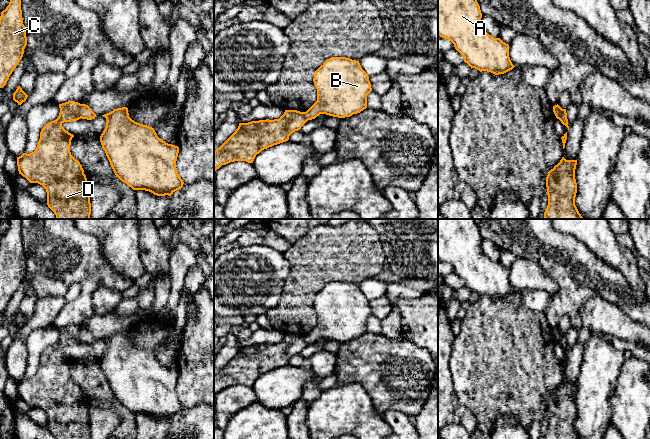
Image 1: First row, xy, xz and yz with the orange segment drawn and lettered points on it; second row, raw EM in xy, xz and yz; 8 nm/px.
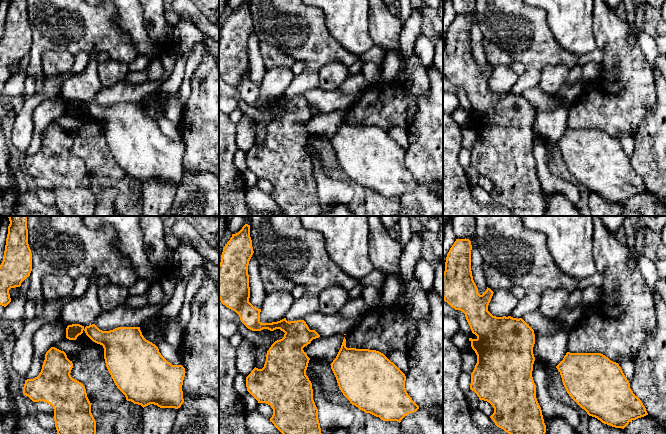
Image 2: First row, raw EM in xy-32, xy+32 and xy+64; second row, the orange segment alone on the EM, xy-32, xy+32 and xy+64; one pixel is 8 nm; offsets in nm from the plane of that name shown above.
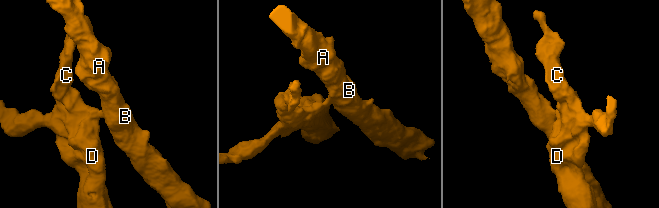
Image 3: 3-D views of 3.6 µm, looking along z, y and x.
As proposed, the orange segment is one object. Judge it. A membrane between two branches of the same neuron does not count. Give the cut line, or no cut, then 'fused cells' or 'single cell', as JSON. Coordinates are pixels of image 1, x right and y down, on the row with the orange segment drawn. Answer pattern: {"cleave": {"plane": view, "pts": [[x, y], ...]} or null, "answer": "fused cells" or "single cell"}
{"cleave": {"plane": "xy", "pts": [[81, 104], [79, 110], [80, 117]]}, "answer": "fused cells"}

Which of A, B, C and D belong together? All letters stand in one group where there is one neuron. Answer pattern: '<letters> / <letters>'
A B / C D

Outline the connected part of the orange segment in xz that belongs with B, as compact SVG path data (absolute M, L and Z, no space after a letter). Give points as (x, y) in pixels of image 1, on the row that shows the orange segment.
M331 57L315 72L317 101L304 112L307 120L320 114L345 118L367 108L367 95L372 91L368 74L359 61Z

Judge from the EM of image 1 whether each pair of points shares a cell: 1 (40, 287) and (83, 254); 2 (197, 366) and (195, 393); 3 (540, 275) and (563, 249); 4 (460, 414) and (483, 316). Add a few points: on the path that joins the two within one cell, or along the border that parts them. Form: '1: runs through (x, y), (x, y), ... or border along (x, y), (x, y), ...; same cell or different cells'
1: border along (31, 280), (36, 273), (42, 273), (69, 285); different cells
2: runs through (197, 373), (197, 384), (195, 386); same cell
3: border along (524, 258), (542, 266), (558, 289); different cells
4: border along (453, 382), (457, 398), (471, 412), (476, 423); different cells

